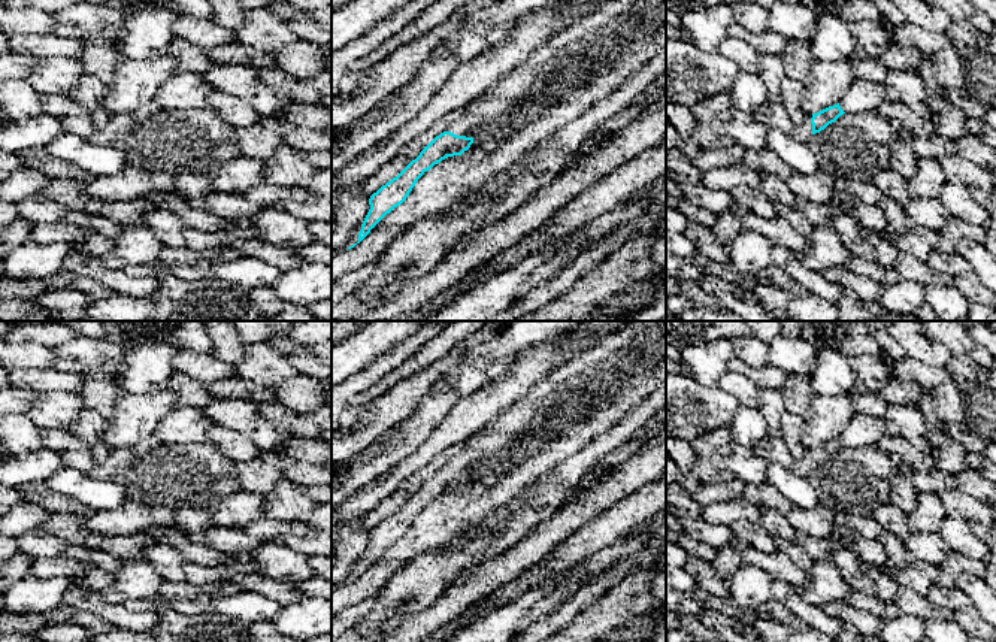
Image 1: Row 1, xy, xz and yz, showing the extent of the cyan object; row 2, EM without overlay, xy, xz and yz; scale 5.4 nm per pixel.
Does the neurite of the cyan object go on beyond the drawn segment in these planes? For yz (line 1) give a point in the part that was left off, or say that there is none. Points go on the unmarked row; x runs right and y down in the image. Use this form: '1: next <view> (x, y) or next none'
1: next yz (802, 466)

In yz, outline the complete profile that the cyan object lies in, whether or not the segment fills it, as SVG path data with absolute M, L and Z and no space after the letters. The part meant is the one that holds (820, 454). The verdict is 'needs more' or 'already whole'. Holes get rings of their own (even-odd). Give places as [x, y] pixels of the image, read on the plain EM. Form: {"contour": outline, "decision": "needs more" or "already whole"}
{"contour": "M839 437L829 440L817 448L803 448L802 454L796 457L790 470L800 478L808 478L808 475L815 467L824 464L844 448L845 446L841 443Z", "decision": "needs more"}

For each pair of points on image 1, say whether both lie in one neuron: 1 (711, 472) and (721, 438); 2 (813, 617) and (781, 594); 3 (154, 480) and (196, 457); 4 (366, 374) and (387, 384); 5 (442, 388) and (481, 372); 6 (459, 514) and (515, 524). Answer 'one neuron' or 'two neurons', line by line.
1: one neuron
2: one neuron
3: one neuron
4: two neurons
5: one neuron
6: two neurons

